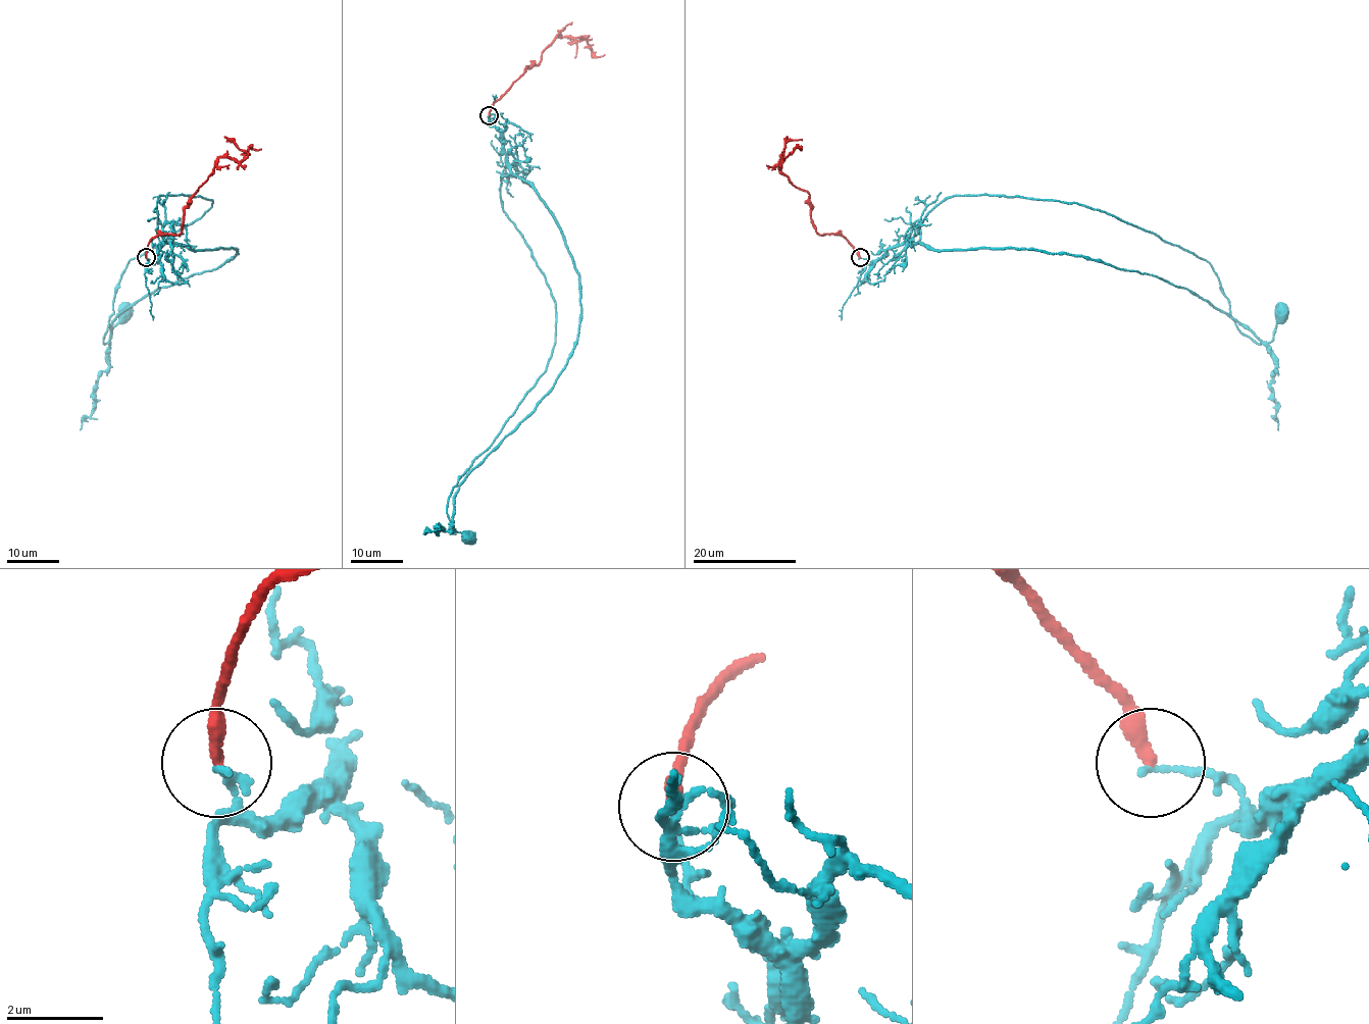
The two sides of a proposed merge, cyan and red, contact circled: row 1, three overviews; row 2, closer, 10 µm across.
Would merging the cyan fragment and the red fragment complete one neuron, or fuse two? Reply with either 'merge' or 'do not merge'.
do not merge

